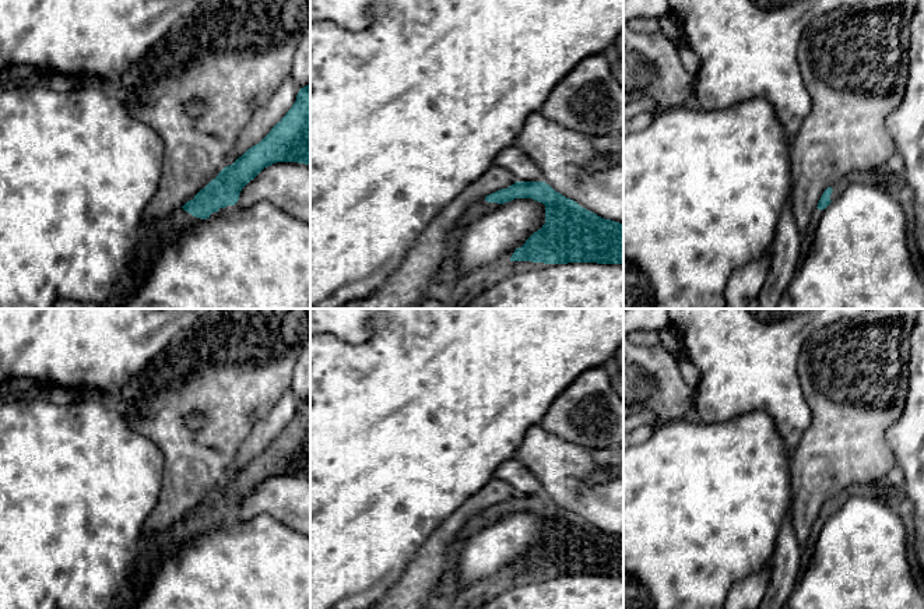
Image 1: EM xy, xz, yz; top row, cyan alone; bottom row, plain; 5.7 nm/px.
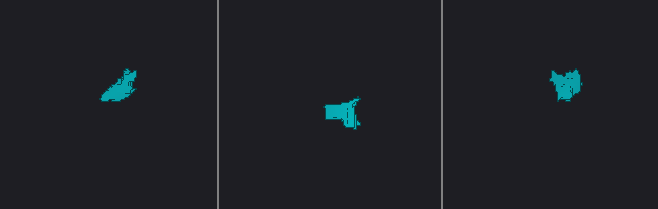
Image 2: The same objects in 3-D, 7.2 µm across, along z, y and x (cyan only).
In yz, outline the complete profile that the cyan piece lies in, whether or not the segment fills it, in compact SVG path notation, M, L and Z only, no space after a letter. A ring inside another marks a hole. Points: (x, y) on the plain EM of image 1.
M844 489L823 504L823 507L818 515L818 520L814 522L814 525L811 528L811 534L809 534L804 548L801 549L800 573L798 573L798 580L797 580L795 585L798 585L801 577L804 575L804 573L807 571L807 568L811 563L811 559L815 552L816 541L818 541L818 536L822 531L825 521L832 514L839 511L849 497L850 497L850 494Z

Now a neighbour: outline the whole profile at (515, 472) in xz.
M517 458L500 464L493 476L509 483L517 494L542 494L541 482Z

